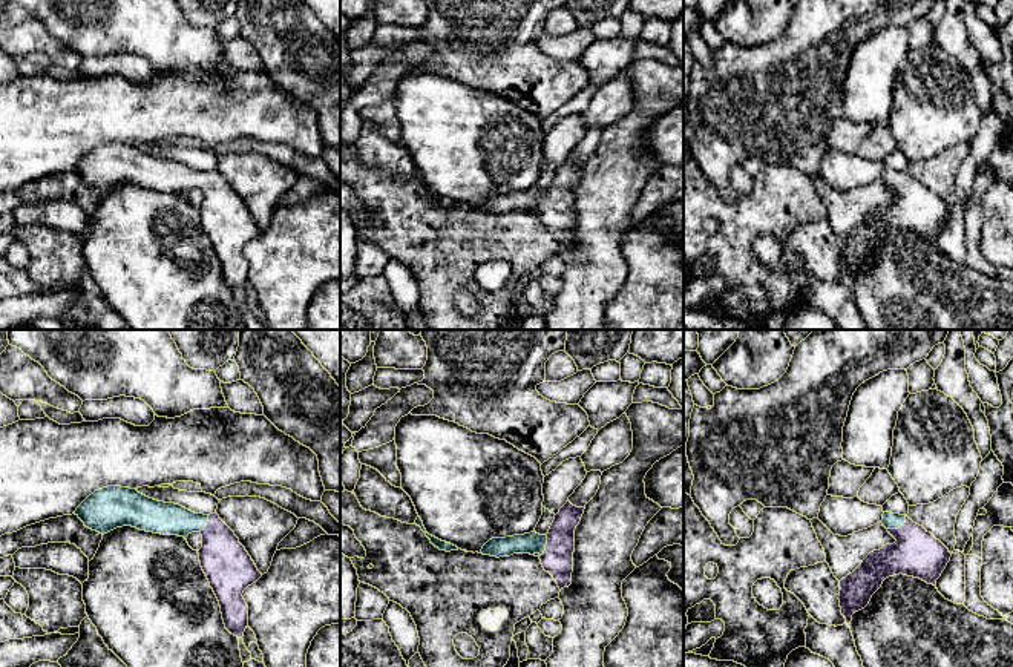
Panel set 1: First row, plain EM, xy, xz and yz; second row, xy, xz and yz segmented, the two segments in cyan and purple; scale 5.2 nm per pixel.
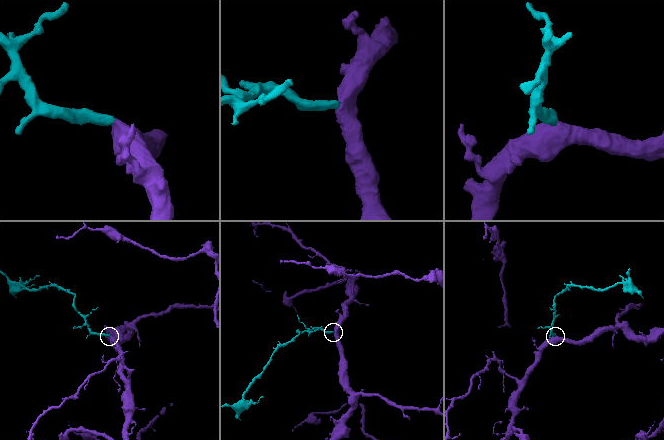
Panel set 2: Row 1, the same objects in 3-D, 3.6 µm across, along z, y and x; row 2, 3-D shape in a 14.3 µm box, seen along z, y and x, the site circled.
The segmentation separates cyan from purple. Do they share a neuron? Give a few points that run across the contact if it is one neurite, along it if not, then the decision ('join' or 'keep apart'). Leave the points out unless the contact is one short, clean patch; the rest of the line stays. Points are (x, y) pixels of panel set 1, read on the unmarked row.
line yz (889, 177), (898, 183), (912, 197), (917, 209); join

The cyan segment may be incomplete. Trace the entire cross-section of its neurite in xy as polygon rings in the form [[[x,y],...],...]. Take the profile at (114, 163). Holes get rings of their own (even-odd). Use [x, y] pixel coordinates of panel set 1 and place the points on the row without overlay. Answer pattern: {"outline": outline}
{"outline": [[[107,143],[90,150],[75,172],[86,184],[103,192],[123,182],[184,195],[199,189],[201,224],[219,258],[225,285],[238,294],[244,293],[248,262],[242,250],[262,230],[218,170],[195,170],[179,161],[149,155],[136,146]]]}

